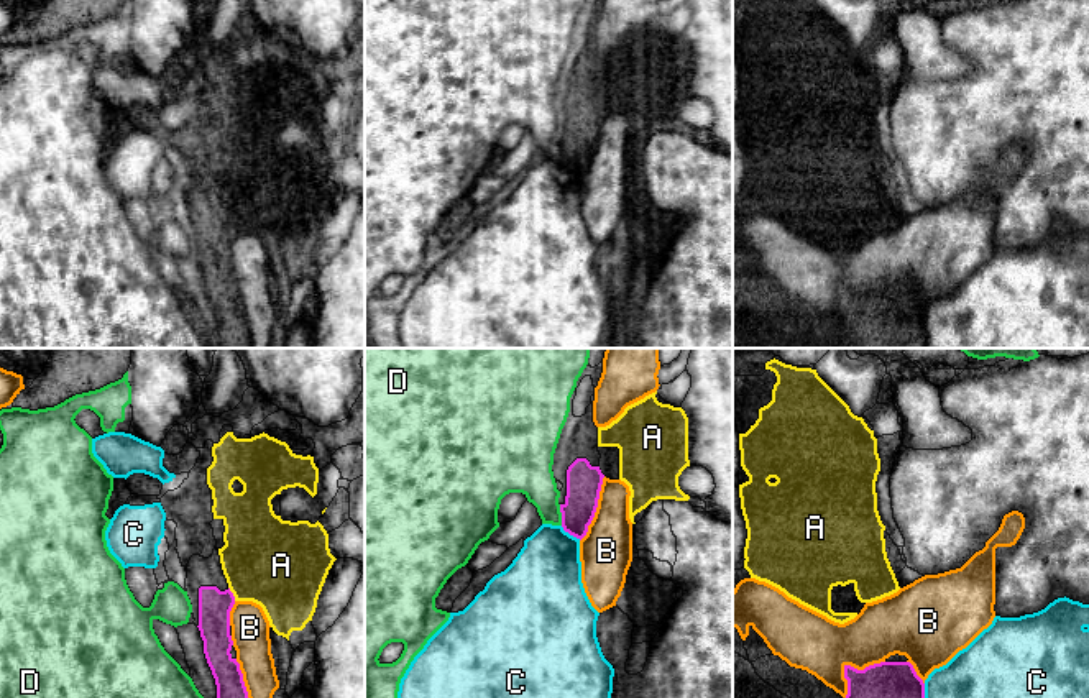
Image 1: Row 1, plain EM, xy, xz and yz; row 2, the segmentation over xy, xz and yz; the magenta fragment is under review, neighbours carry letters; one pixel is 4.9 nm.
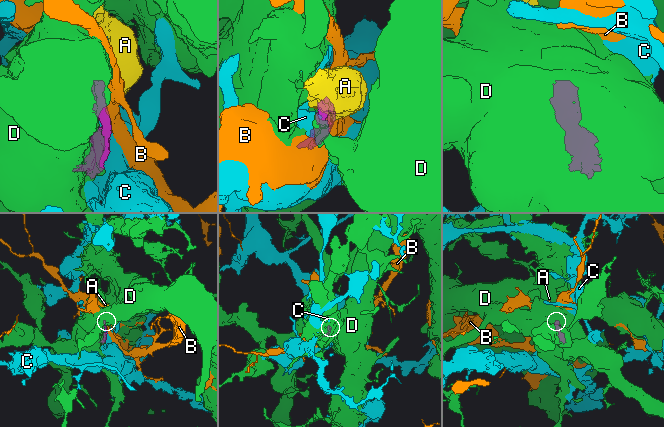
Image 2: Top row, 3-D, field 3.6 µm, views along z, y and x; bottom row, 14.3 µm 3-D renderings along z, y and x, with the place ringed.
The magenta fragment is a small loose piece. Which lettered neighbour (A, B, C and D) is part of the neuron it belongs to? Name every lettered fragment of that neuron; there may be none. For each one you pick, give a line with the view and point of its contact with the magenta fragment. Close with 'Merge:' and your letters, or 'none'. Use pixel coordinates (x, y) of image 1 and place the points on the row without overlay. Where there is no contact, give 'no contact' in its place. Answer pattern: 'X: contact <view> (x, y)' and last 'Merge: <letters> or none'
A: contact xy (232, 225)
Merge: A

